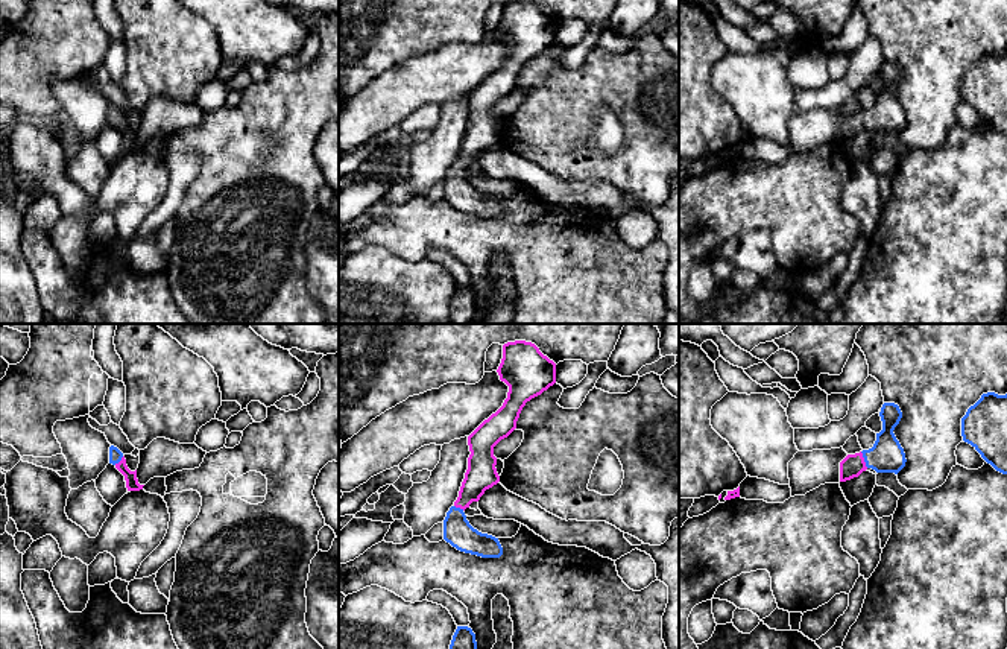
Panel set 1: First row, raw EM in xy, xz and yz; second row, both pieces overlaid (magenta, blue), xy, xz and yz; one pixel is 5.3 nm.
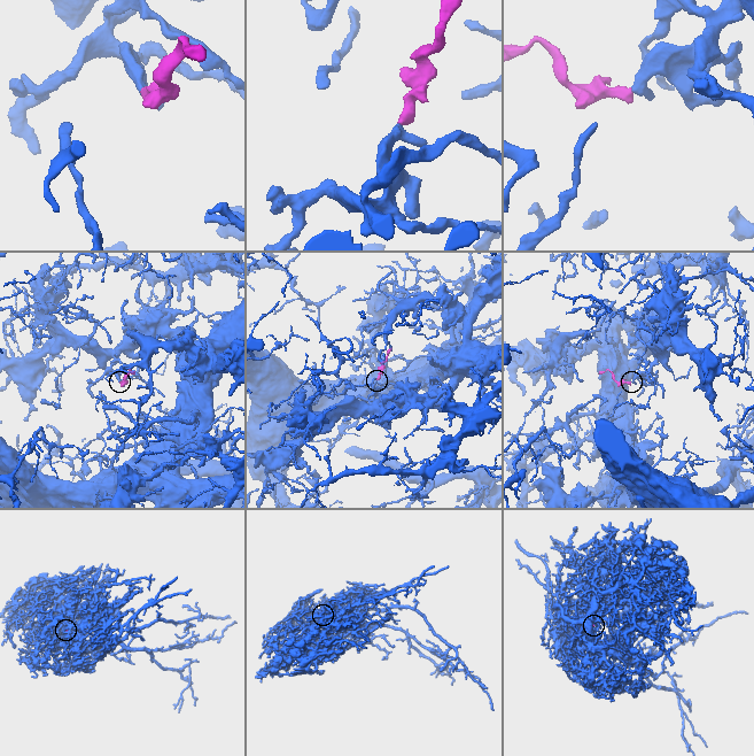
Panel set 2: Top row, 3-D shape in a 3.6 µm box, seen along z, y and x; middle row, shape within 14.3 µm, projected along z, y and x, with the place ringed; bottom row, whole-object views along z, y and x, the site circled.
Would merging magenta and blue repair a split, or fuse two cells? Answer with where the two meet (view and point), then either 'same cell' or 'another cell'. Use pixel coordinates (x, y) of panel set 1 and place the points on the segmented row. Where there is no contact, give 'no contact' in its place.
meets magenta in yz at (863, 459); same cell

